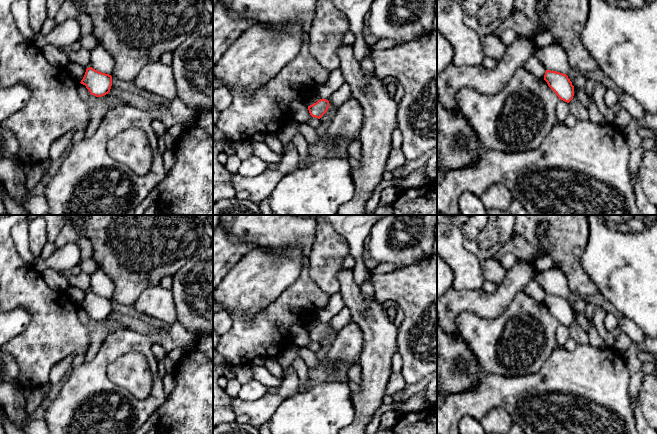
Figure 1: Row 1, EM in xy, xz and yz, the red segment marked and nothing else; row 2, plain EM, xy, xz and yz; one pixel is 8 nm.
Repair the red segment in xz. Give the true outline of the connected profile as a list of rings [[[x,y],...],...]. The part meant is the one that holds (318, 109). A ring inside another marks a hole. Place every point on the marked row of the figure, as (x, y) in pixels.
[[[320,99],[316,103],[308,106],[309,113],[312,117],[320,119],[328,110],[329,101]]]

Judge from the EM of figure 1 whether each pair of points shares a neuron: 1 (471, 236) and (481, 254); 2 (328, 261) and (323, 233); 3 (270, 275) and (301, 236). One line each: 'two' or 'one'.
1: one
2: one
3: two

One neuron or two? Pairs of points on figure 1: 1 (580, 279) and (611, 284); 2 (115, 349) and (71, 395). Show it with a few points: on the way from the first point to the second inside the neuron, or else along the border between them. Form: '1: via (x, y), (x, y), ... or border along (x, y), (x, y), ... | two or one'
1: border along (580, 261), (582, 269), (598, 291) | two
2: via (104, 360), (82, 384) | one

